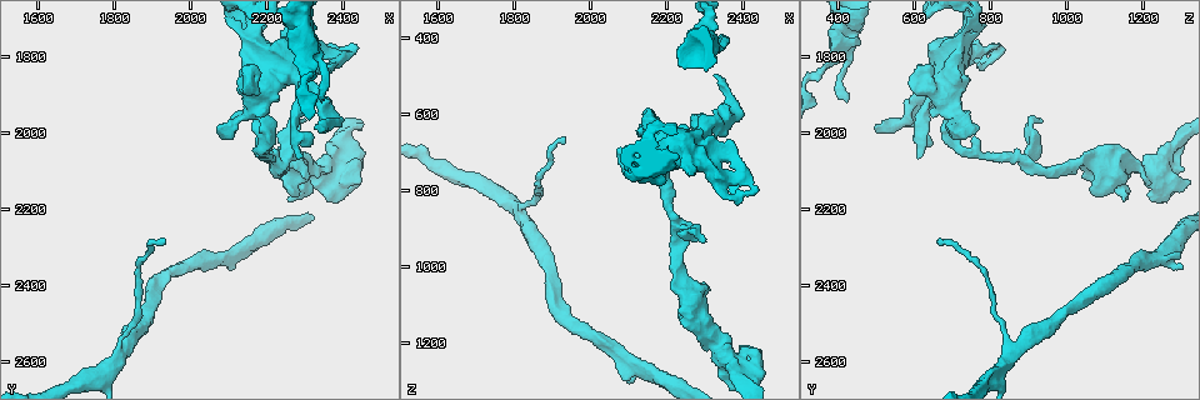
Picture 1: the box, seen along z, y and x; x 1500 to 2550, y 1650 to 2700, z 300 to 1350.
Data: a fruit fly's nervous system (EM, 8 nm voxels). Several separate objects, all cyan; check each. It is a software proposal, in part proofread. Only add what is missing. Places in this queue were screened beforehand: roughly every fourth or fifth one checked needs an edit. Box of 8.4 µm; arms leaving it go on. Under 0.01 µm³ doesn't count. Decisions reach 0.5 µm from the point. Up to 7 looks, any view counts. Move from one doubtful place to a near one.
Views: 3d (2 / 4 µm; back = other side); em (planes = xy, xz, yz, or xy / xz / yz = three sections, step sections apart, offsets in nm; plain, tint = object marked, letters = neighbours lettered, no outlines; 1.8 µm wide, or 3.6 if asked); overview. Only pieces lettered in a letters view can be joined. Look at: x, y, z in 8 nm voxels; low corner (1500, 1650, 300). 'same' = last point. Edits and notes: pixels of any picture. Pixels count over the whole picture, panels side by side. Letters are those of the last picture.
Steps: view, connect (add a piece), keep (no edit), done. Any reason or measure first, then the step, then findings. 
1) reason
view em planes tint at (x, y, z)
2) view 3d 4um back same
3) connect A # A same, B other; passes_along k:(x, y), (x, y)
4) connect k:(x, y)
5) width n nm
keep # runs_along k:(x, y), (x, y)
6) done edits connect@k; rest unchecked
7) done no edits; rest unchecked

two arms in line, one across
view 3d 4um at (2240, 2080, 895)

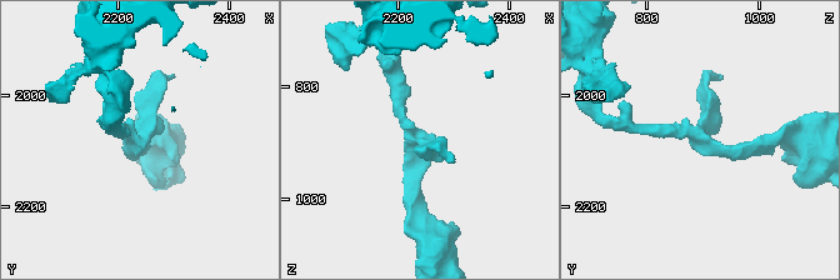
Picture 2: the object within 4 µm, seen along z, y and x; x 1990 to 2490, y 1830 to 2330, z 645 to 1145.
view em planes letters at (2240, 2080, 895)

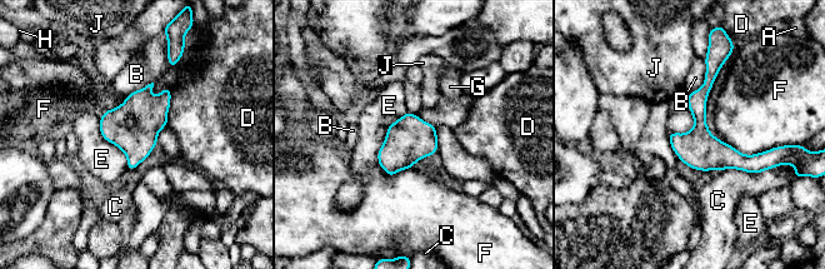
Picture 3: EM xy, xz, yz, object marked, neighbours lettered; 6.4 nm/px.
keep # A other, B other, C other, D other, E other, F other, G other, H other, J other; border 3:(99, 118), (128, 169); none of them fits

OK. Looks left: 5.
view em xz step 8 letters at (1935, 2285, 670)

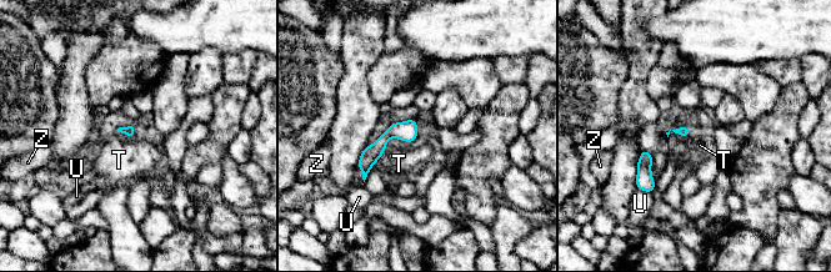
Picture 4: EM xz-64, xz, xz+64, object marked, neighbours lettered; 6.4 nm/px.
view em planes letters same

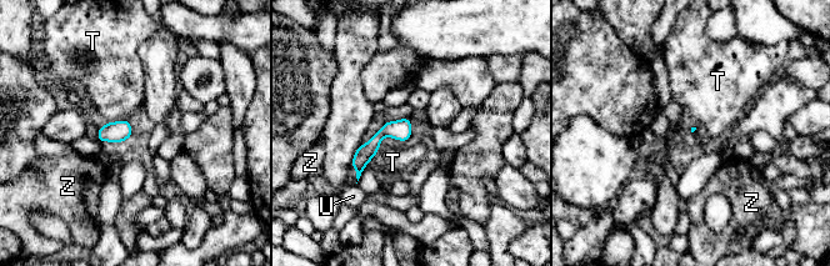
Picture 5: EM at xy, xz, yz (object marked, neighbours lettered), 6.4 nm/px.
longest_contact T 140 nm
keep # T other, U other, Z other; border 5:(126, 119), (106, 124); no lettered piece goes on from it

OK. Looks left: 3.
an open end
view em planes letters at (2285, 2065, 615)

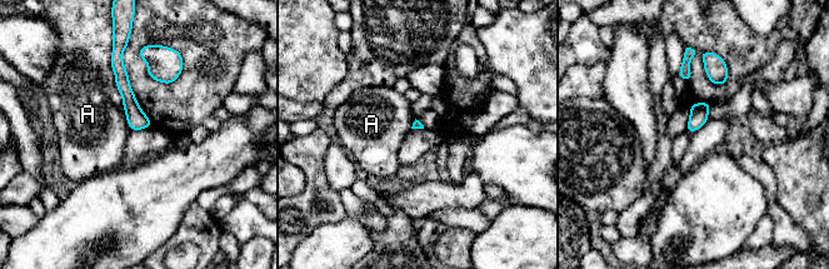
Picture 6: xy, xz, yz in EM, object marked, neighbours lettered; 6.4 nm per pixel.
longest_contact A 550 nm
keep # A other; runs_along 6:(119, 58), (130, 105), (146, 124); no lettered piece goes on from it

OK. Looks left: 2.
done no edits; rest unchecked

